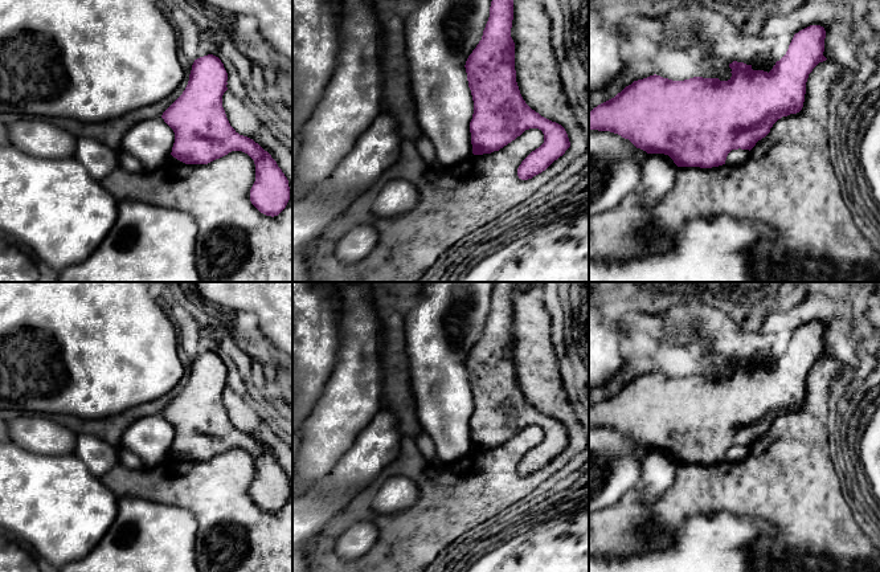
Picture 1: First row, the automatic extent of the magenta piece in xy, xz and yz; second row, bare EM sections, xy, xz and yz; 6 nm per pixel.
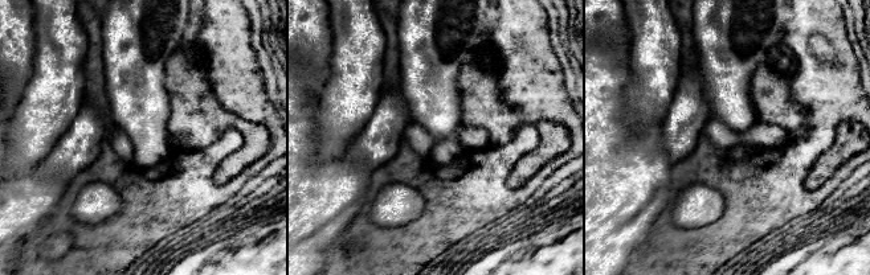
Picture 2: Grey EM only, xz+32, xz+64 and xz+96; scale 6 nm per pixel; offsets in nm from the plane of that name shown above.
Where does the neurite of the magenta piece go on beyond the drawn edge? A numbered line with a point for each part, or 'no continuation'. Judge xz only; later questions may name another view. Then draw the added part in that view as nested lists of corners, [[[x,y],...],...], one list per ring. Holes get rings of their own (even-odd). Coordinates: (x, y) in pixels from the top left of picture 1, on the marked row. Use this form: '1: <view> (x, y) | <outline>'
no continuation

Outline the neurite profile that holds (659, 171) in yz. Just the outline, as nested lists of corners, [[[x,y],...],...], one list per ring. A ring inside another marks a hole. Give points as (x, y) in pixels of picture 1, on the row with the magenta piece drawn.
[[[647,154],[639,185],[640,203],[654,207],[675,185],[678,166],[664,154]]]

